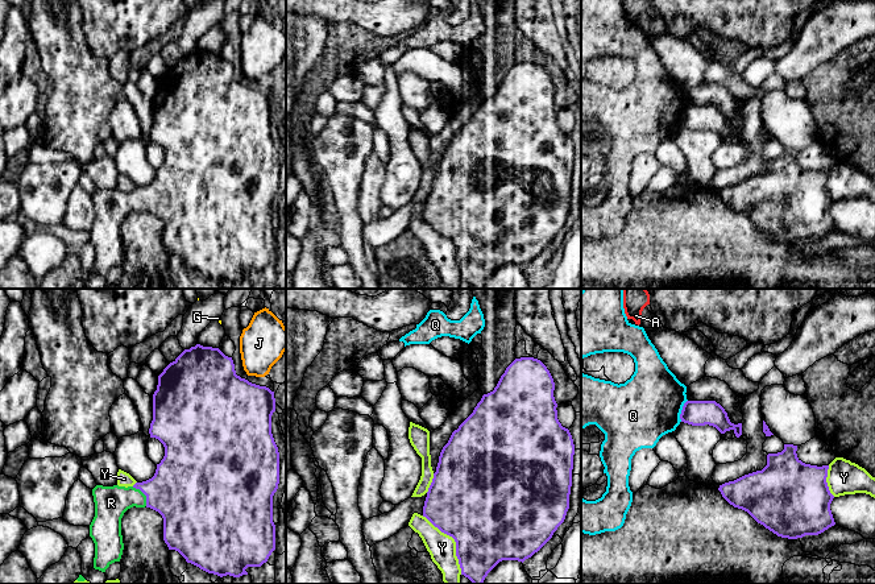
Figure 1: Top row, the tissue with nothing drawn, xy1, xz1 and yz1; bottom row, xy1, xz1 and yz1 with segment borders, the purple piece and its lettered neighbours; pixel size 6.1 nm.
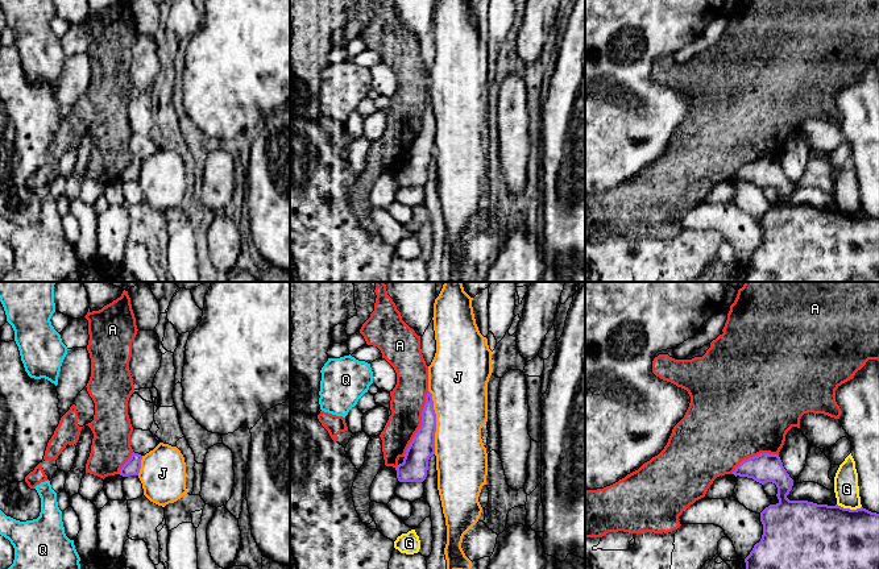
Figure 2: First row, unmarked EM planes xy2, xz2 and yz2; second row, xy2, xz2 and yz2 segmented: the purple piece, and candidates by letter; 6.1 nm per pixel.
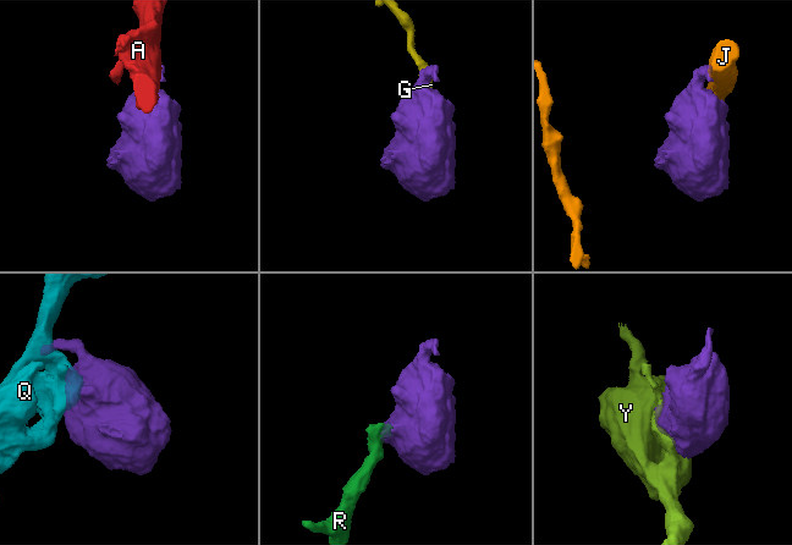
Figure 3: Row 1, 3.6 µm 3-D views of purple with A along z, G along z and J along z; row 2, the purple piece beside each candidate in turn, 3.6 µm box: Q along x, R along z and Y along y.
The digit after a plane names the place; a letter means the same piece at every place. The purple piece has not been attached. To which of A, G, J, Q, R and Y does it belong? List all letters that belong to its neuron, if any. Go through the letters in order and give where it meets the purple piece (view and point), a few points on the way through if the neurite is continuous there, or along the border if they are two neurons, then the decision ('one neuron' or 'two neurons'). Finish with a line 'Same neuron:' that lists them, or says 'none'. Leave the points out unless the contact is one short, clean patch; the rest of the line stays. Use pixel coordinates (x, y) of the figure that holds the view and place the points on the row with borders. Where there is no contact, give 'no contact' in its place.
A: meets purple in xz2 at (422, 424); two neurons
G: meets purple in yz2 at (849, 509); border along yz2 (837, 503), (850, 509), (861, 507); two neurons
J: meets purple in xz2 at (435, 422); two neurons
Q: meets purple in yz1 at (681, 410); border along yz1 (687, 400), (680, 421); two neurons
R: meets purple in xy1 at (144, 493); runs through xy1 (185, 489), (144, 493), (111, 502); one neuron
Y: meets purple in xz1 at (455, 541); two neurons
Same neuron: R

